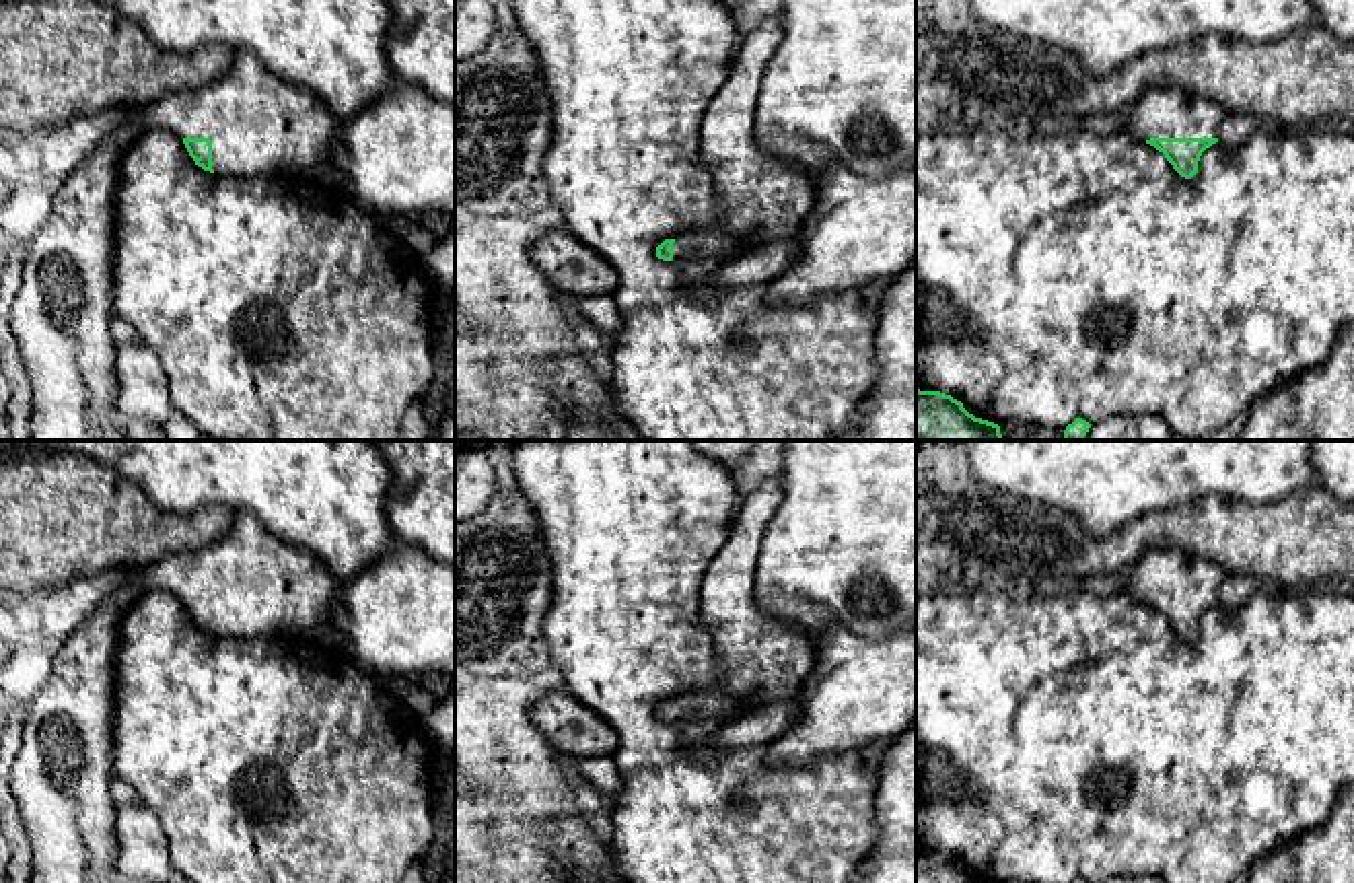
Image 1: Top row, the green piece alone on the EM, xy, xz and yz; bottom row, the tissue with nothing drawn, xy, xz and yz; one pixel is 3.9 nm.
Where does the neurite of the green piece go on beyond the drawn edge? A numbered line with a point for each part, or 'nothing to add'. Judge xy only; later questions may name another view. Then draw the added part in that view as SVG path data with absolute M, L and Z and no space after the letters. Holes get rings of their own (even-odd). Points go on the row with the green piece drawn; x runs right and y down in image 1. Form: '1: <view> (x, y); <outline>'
1: xy (258, 124); M237 49L230 70L200 91L171 93L107 136L56 189L51 214L27 247L10 327L33 389L31 440L128 440L117 414L113 317L113 200L117 169L136 136L163 128L212 140L218 175L274 175L309 181L333 167L340 119L309 91L284 82L257 54Z

